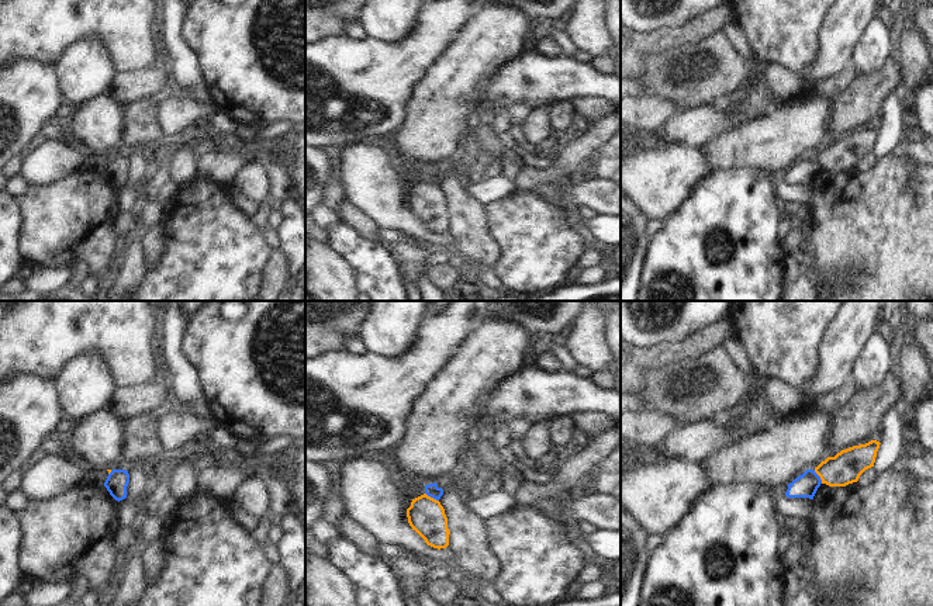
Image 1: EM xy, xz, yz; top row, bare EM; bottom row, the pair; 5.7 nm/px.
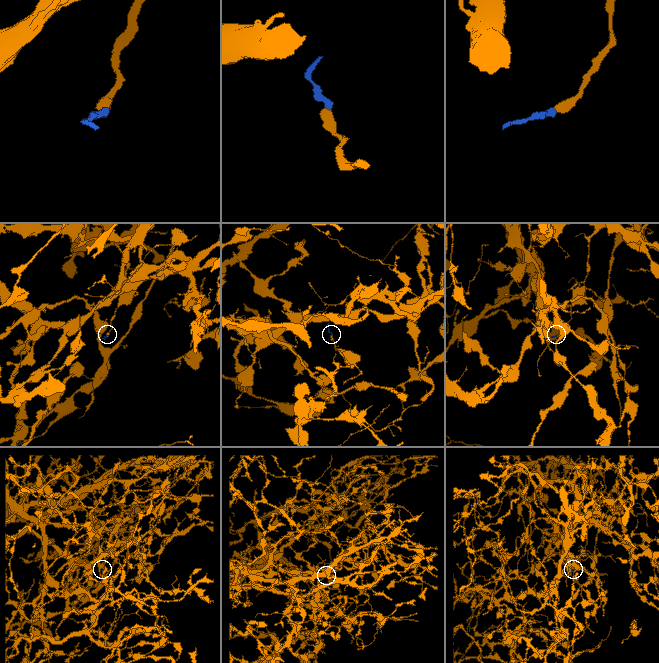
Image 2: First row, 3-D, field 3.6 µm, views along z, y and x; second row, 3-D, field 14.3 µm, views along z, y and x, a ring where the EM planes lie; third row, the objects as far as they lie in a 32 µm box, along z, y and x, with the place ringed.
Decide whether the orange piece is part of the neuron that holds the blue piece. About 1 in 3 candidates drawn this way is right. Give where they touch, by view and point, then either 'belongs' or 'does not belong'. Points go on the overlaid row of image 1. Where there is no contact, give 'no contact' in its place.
meets blue in xz at (432, 497); does not belong

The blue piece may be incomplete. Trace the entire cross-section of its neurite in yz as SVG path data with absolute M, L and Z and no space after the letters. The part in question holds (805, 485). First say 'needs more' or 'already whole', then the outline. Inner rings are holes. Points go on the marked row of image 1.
already whole | M806 470L802 475L788 484L785 496L788 498L809 498L813 499L822 479L815 470Z

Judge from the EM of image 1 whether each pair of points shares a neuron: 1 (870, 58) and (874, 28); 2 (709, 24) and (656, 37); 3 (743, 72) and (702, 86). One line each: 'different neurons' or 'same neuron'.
1: same neuron
2: same neuron
3: same neuron

